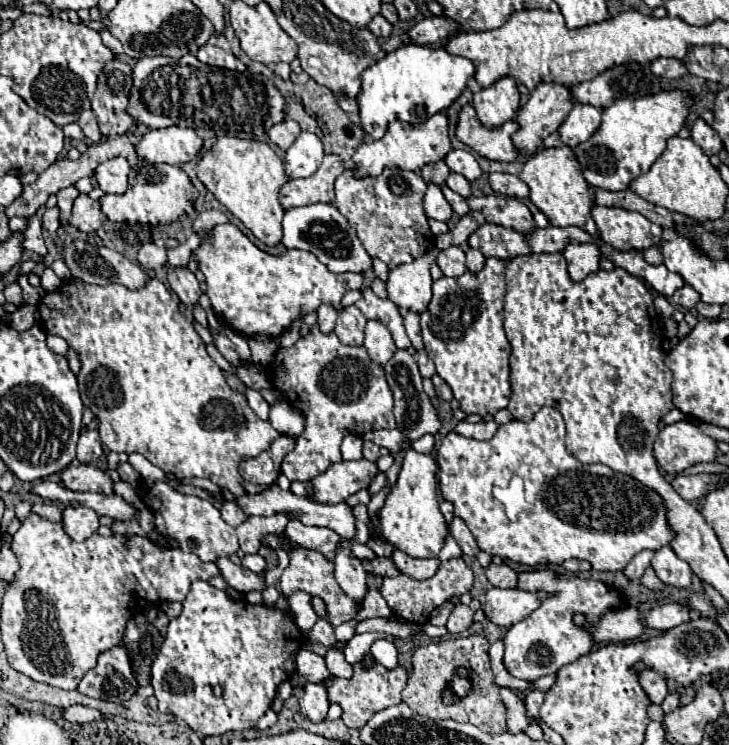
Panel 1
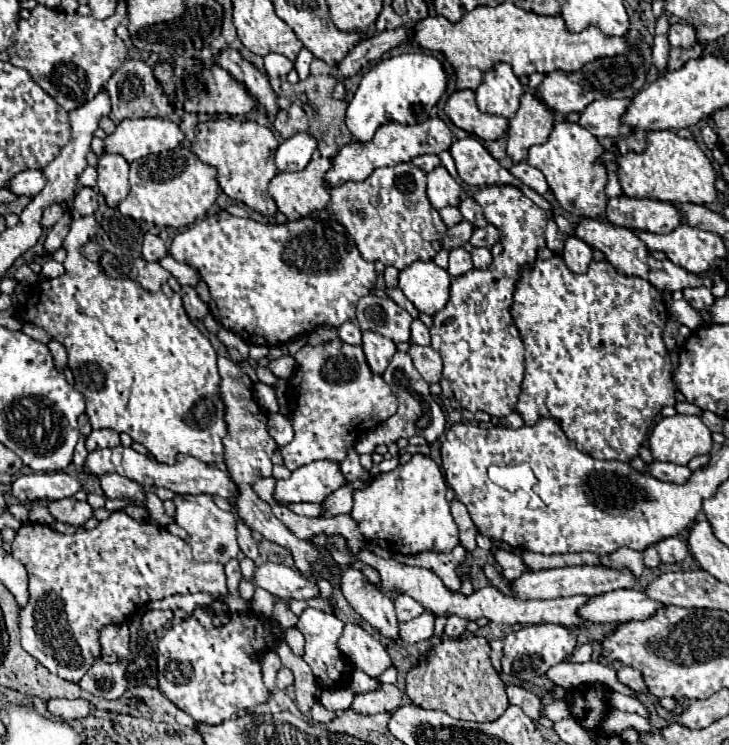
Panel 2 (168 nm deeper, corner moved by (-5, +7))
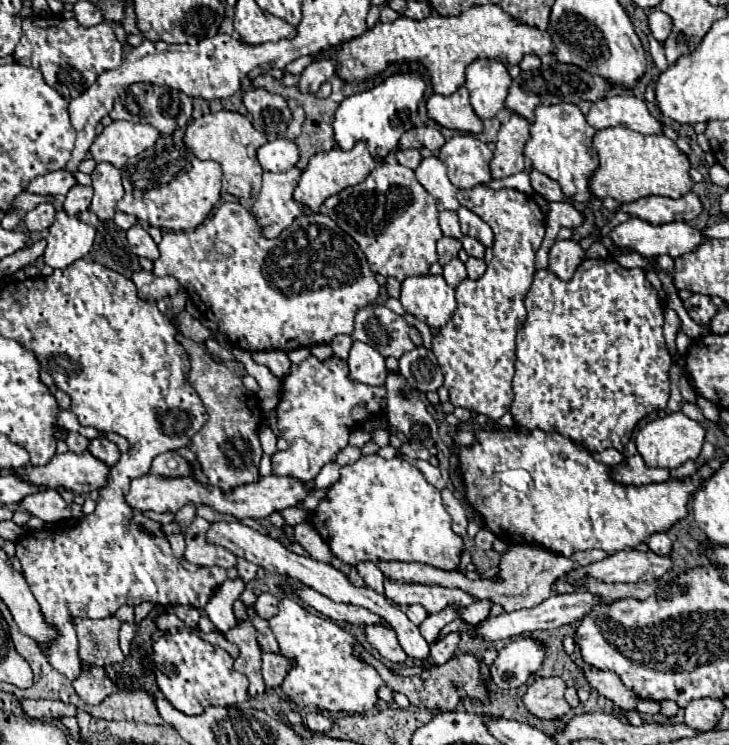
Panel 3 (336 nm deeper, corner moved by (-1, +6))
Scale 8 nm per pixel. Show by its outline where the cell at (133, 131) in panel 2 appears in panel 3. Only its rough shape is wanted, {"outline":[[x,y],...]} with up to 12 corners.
{"outline":[[113,121],[91,155],[123,167],[161,135],[153,125]]}

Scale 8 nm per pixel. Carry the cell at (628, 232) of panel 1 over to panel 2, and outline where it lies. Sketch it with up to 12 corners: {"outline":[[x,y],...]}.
{"outline":[[617,196],[607,220],[669,234],[683,212],[671,202]]}

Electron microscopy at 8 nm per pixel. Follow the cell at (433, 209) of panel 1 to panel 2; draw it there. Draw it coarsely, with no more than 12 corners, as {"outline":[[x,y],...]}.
{"outline":[[443,166],[427,174],[437,210],[457,206],[461,184]]}

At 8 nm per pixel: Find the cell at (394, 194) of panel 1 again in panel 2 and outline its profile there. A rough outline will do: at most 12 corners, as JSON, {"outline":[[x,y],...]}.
{"outline":[[401,162],[331,188],[365,260],[403,270],[447,226]]}

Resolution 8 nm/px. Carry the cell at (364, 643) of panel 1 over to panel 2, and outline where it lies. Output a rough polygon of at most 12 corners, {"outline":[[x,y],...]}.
{"outline":[[319,702],[311,708],[311,720],[327,724],[335,712],[323,708]]}

